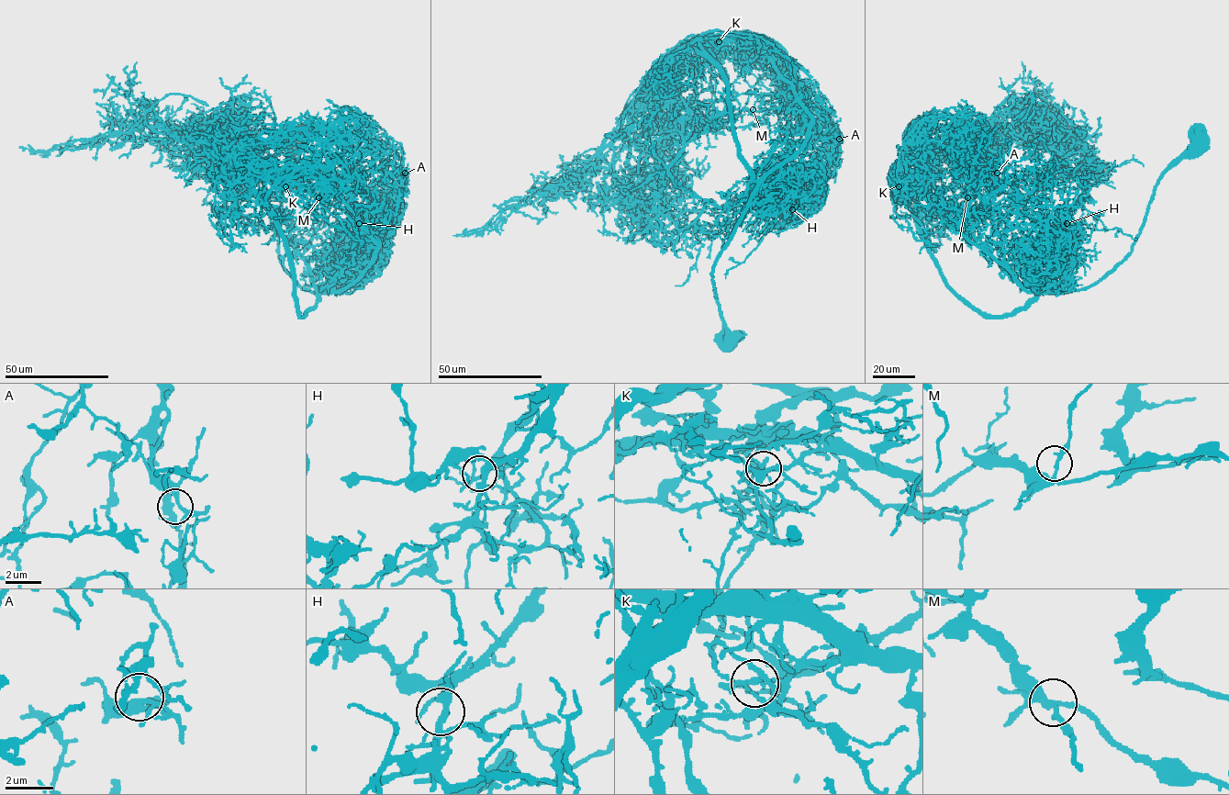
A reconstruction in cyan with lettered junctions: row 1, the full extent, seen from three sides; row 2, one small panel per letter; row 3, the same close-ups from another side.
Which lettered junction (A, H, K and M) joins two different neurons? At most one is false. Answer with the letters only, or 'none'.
K

